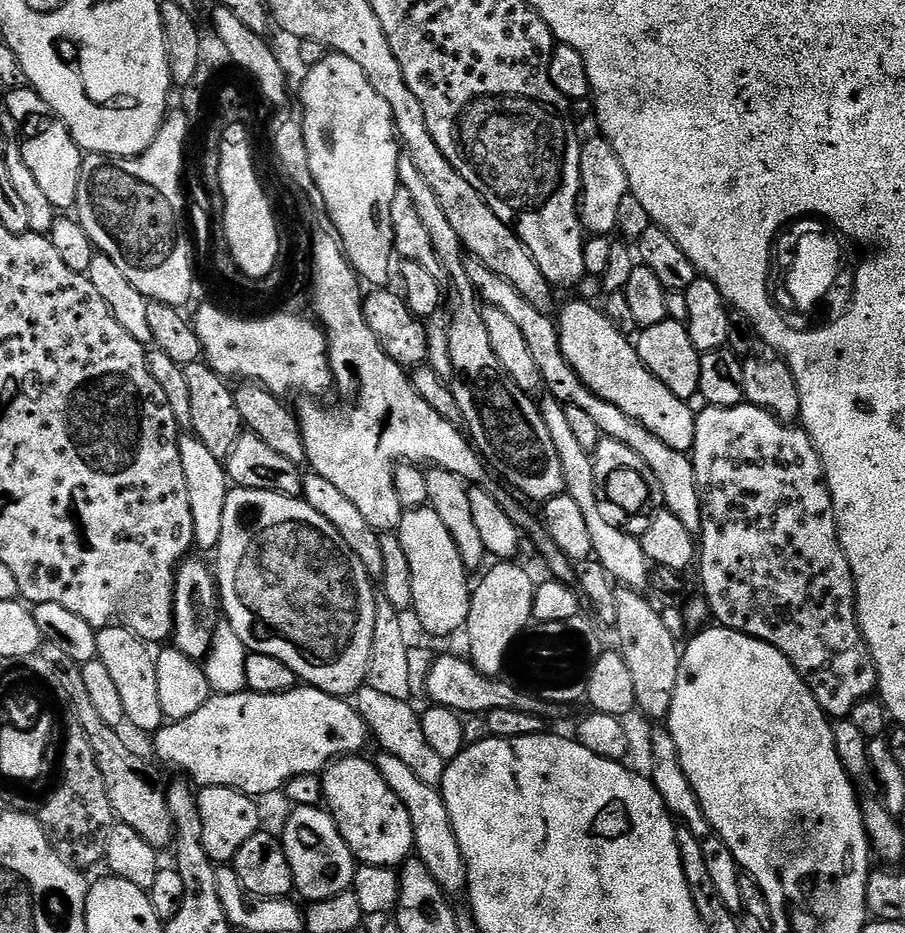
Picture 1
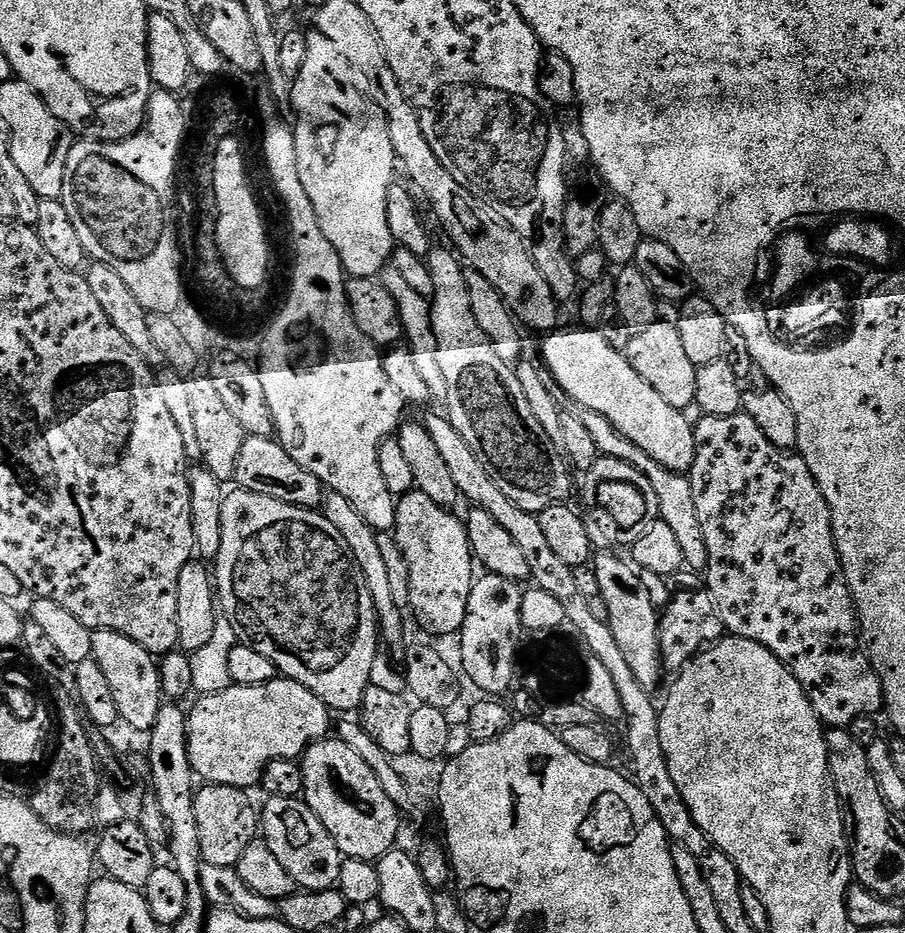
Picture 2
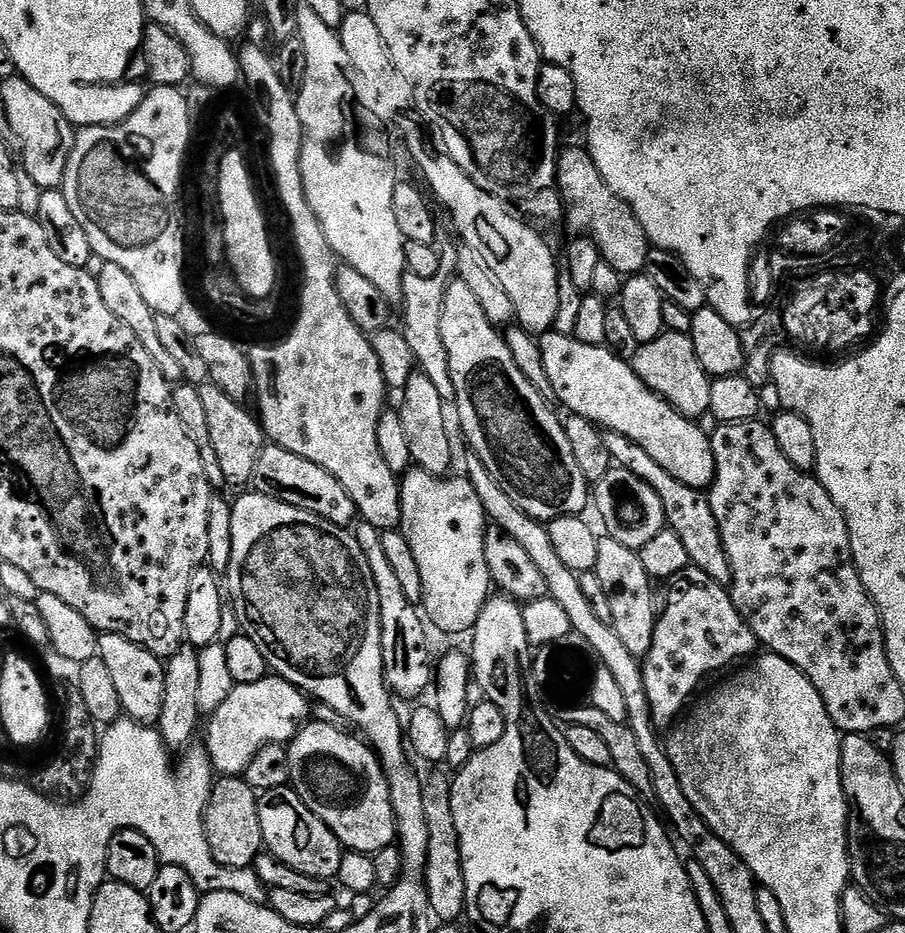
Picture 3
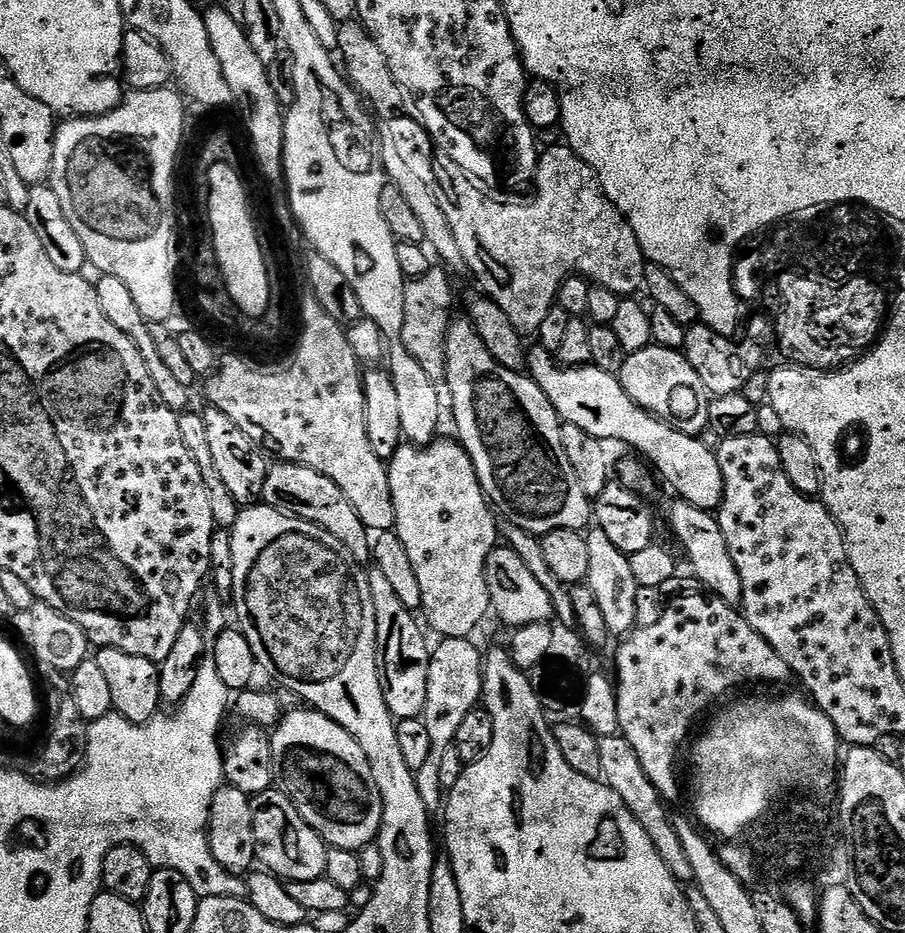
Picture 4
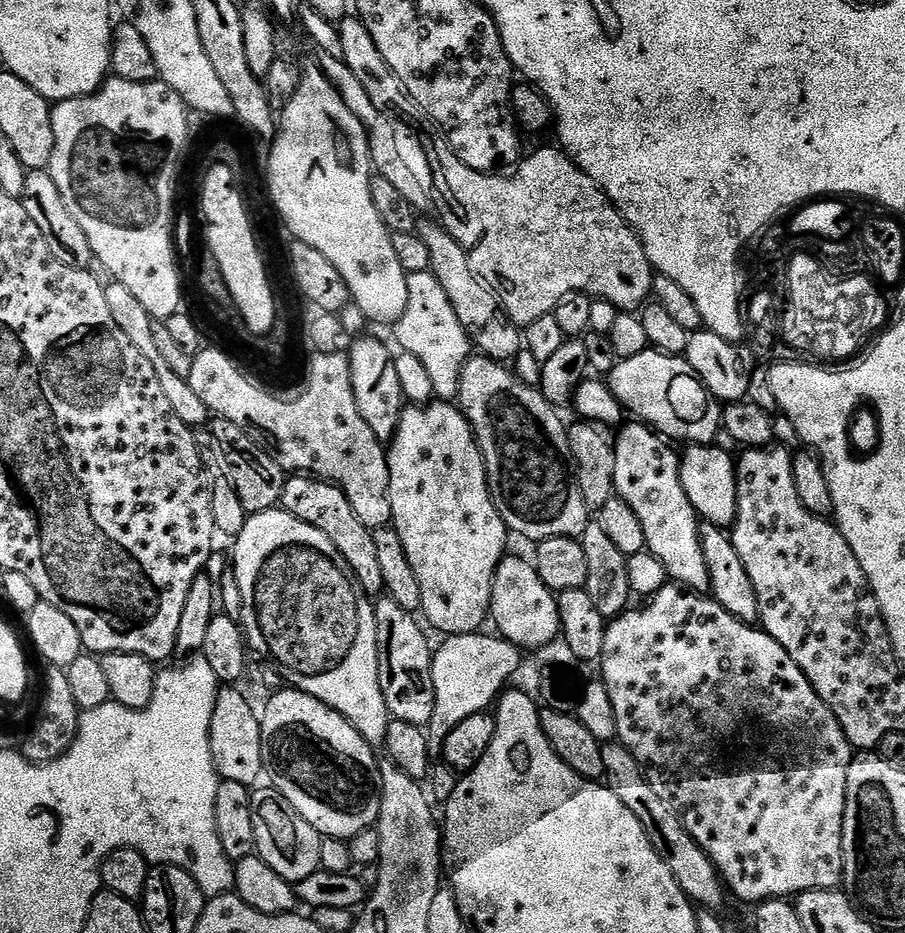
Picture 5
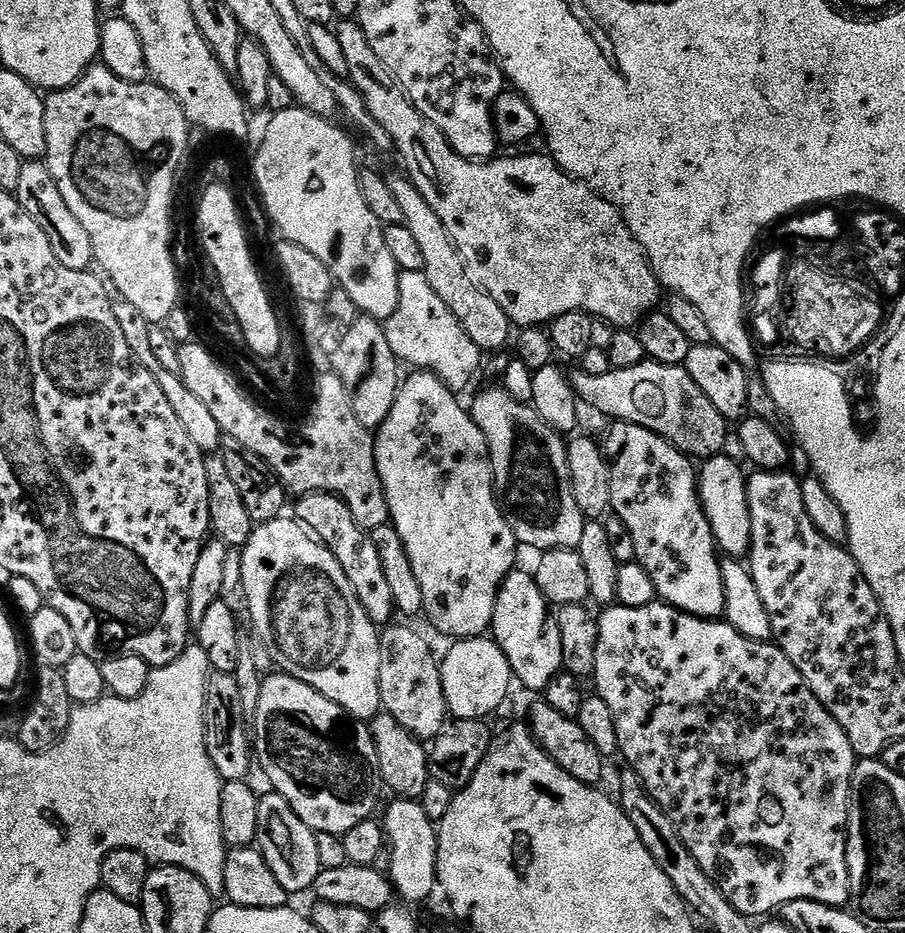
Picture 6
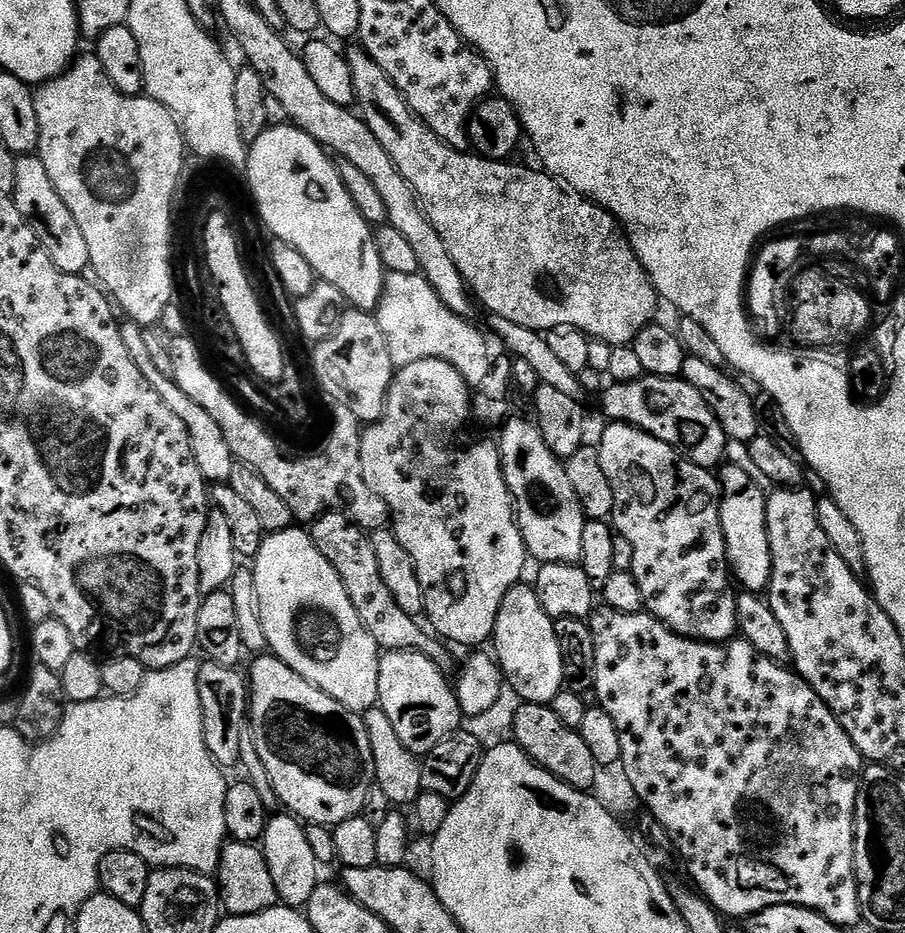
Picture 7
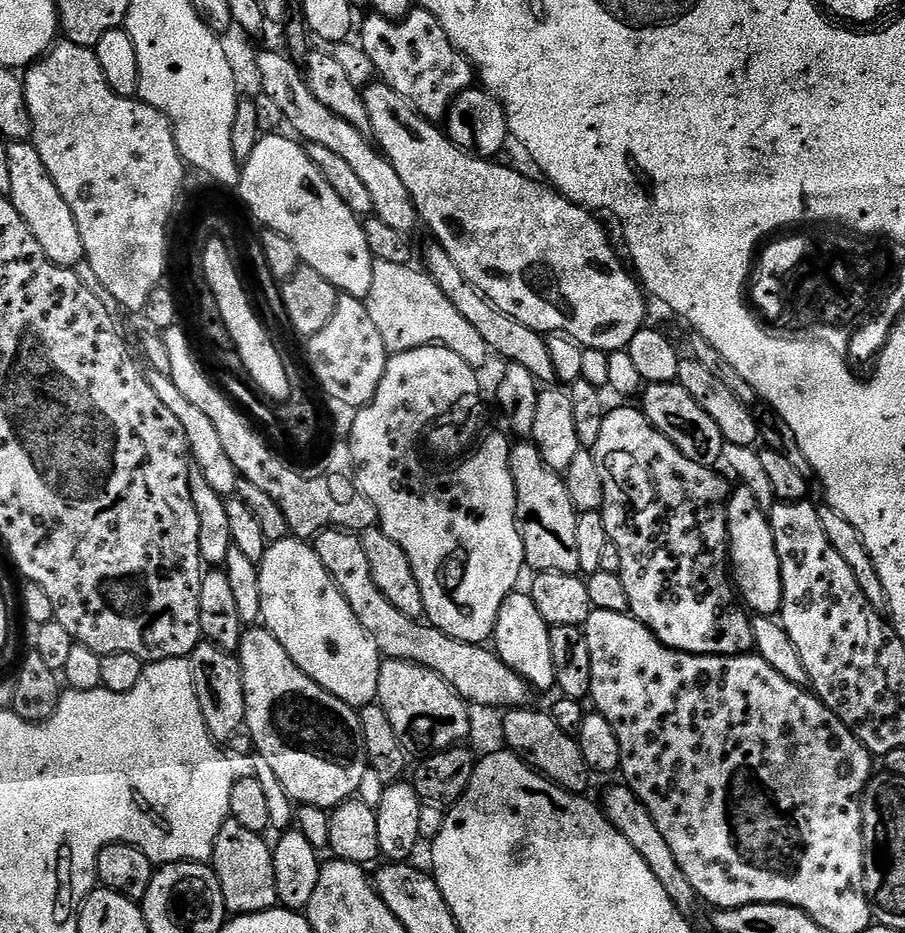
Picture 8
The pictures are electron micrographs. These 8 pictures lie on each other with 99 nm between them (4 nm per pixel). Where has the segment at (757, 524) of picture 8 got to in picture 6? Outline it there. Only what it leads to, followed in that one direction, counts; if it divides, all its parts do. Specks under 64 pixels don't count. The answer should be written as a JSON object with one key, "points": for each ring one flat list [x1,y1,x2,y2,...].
{"points":[[723,454,709,456,703,464,704,469,701,467,698,472,698,491,719,551,725,557,747,557,752,547,752,515,748,505,746,472,740,469,741,465,737,461]]}

